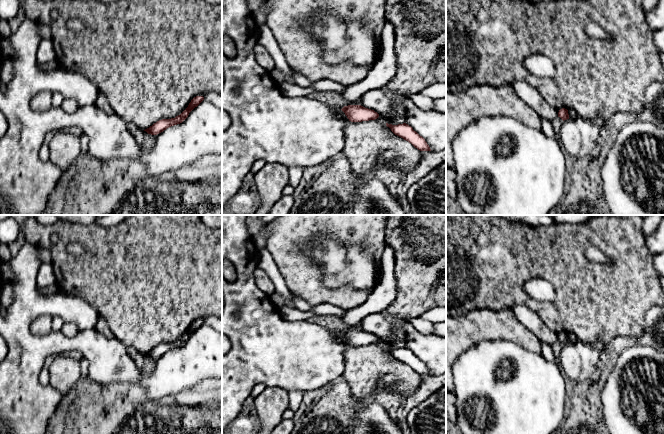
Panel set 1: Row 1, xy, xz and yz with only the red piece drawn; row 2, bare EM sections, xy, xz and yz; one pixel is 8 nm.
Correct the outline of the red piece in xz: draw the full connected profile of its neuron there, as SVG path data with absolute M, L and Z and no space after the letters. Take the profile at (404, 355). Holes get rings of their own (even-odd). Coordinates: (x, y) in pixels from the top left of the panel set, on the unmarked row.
M386 347L386 350L389 351L395 359L408 365L418 374L431 375L425 363L422 360L420 360L416 355L414 355L413 352L408 348L403 347L398 349L392 349Z

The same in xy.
M203 320L194 321L189 327L188 331L178 340L171 343L162 343L154 347L149 352L145 353L148 358L157 359L167 352L182 347L189 339L189 337L197 331L204 324Z

